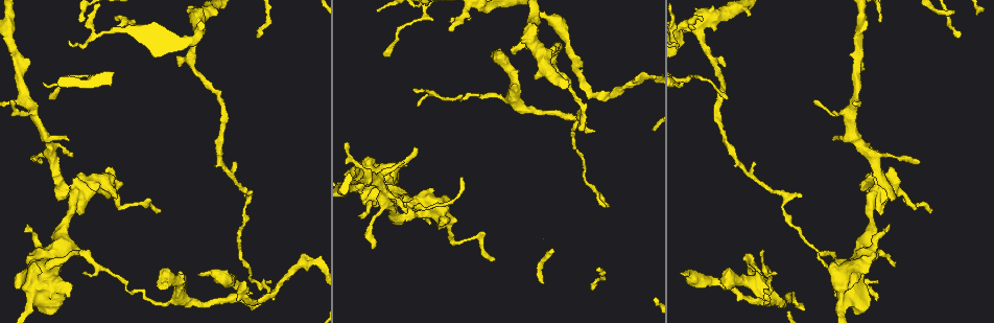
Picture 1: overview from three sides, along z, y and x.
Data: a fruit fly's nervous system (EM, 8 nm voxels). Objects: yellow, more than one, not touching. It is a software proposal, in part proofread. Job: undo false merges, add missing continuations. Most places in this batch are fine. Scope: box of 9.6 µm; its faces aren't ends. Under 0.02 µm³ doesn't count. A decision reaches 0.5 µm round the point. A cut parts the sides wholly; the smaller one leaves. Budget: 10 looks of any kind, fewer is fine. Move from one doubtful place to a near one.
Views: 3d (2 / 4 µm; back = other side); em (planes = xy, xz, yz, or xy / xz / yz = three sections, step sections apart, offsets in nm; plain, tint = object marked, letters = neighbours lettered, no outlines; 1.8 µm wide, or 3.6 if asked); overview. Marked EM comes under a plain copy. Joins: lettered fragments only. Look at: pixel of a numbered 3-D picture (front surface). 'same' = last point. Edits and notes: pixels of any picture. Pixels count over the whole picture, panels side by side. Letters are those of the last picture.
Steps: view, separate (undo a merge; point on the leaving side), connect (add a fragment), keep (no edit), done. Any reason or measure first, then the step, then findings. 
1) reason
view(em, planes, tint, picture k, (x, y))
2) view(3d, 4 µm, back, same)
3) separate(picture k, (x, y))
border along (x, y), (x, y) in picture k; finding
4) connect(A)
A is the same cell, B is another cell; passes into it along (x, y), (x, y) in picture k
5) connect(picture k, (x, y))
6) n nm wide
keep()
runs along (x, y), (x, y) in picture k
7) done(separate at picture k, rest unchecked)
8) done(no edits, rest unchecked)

view(em, 3.6 µm, xz, step 4, tint, picture 1, (849, 267))

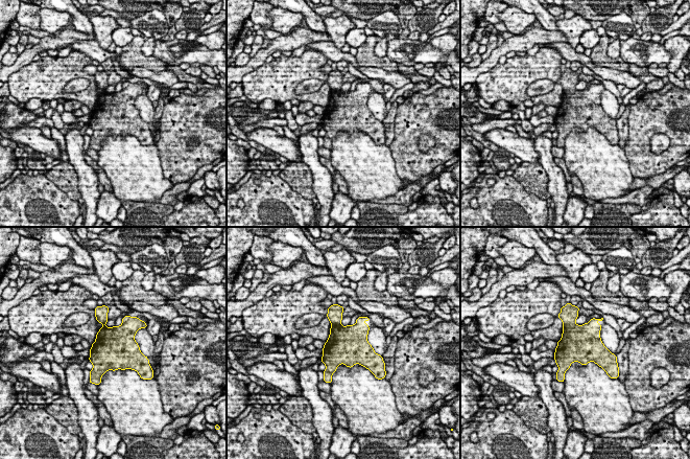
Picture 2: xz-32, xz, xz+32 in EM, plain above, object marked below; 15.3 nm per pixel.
view(em, 3.6 µm, planes, tint, same)

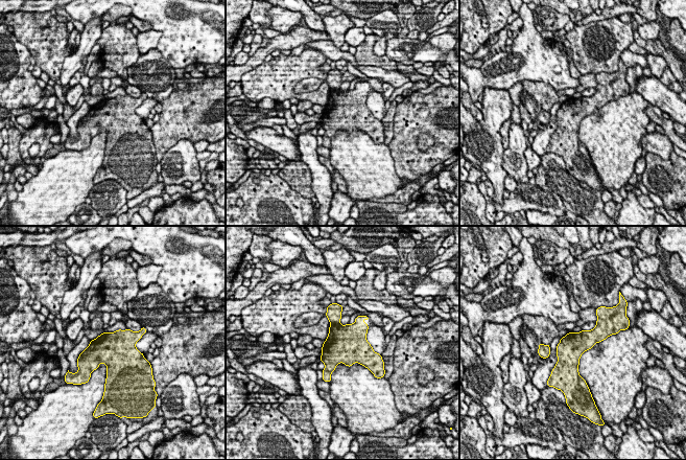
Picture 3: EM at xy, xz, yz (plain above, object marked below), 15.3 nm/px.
view(em, 3.6 µm, planes, letters, same)

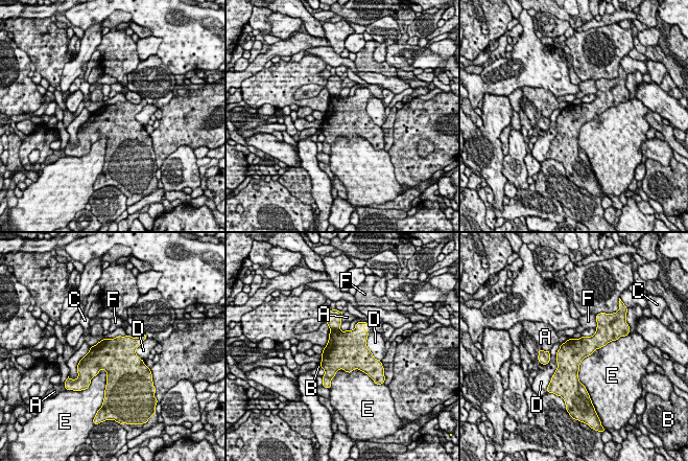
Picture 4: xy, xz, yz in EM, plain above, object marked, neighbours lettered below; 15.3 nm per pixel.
400 nm wide
keep()
A, B, C, D, E and F are other cells; border along (103, 338), (91, 347) in picture 4; all the same neuron

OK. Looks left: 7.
free end
view(em, planes, letters, picture 1, (449, 31))

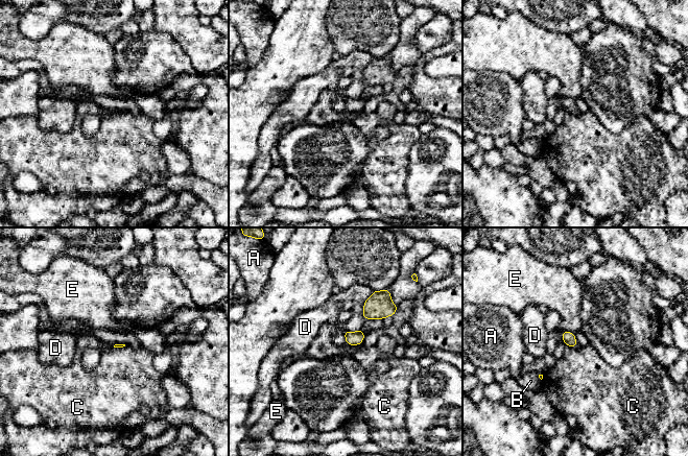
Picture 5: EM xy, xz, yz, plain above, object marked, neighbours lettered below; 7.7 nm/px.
keep()
A, B, C, D and E are other cells; border along (567, 345), (572, 348) in picture 5; none of them fits

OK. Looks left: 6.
branch stops here
view(3d, 4 µm, picture 1, (45, 85))

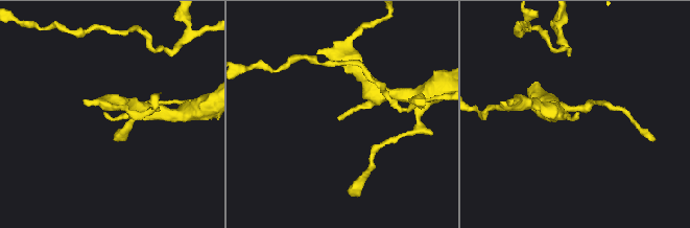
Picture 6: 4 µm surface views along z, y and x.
view(em, planes, letters, picture 6, (106, 116))

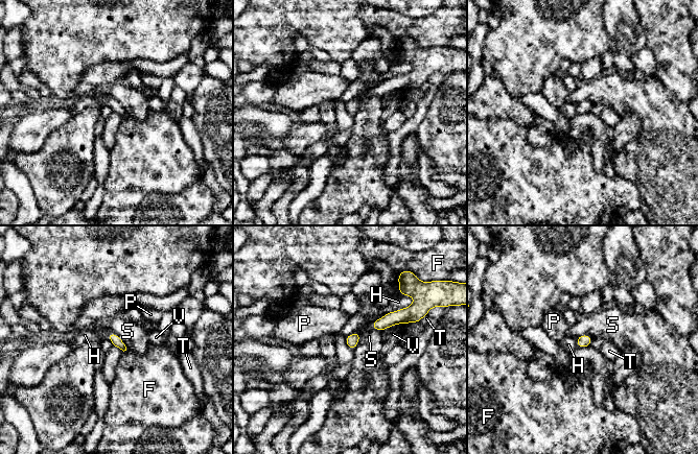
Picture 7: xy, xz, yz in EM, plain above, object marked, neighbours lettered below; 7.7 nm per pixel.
H touches over 240 nm
keep()
F, H, P, S, T and V are other cells; border along (384, 315), (373, 323), (372, 329) in picture 7; none of them fits

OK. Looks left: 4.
tapers out
view(em, planes, letters, picture 1, (894, 265))

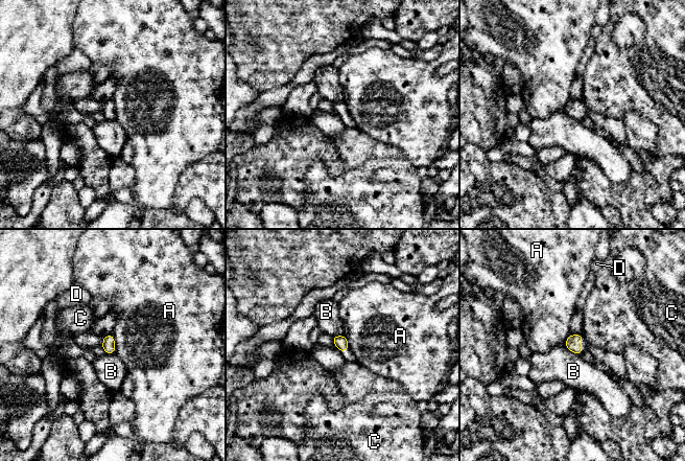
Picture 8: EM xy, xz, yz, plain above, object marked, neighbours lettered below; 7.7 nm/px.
keep()
A, B, C and D are other cells; border along (111, 335), (115, 341), (116, 349) in picture 8; none of them fits

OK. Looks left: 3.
done(no edits, rest unchecked)

